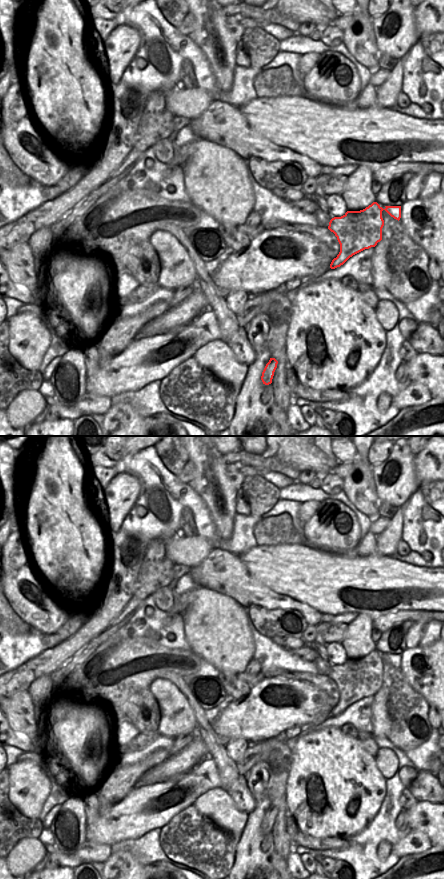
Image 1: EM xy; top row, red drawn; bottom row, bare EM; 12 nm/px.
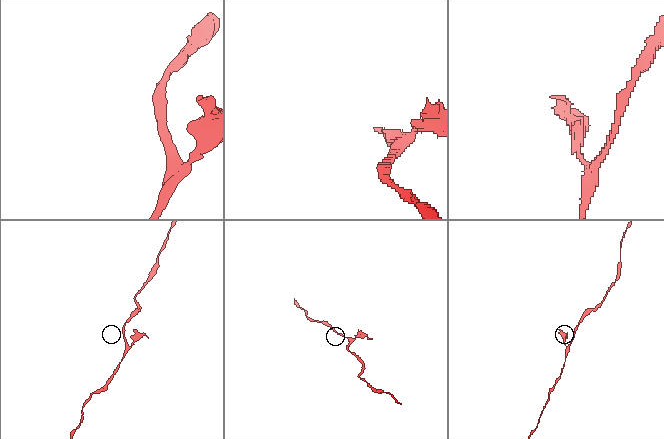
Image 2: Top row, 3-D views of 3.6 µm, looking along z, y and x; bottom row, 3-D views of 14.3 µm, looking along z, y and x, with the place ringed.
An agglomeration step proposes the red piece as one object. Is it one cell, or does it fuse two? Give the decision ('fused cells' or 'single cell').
single cell

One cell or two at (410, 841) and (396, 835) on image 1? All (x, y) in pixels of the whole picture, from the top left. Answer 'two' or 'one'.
two

